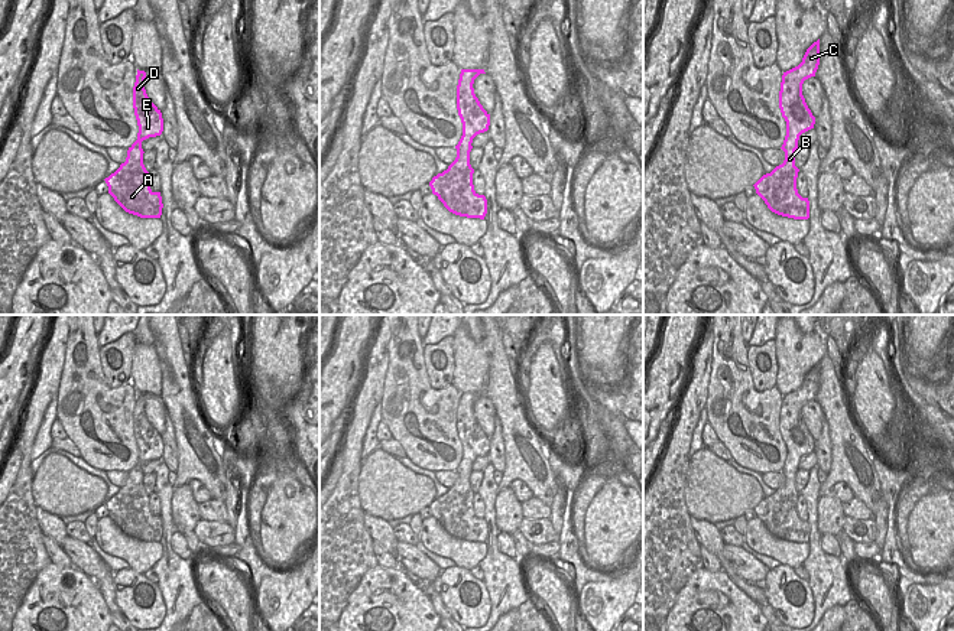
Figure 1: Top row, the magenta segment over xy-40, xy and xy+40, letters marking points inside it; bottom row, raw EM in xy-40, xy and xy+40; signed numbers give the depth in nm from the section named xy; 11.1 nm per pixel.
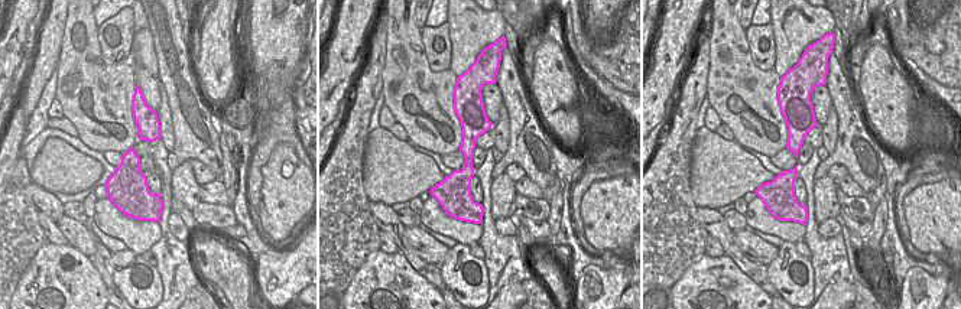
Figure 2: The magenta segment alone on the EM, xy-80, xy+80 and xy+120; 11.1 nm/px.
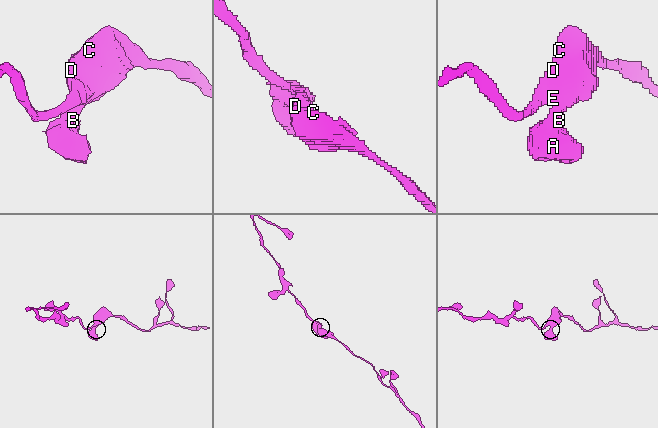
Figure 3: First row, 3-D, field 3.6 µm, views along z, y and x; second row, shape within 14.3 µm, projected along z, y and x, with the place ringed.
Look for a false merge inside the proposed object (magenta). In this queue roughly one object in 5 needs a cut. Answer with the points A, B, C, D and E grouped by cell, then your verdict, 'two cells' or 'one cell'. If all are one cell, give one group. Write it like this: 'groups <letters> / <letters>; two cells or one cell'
groups A B C D E; one cell

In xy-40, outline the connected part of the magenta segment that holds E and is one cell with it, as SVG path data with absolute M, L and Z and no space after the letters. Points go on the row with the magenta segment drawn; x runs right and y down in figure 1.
M137 69L133 87L133 108L139 126L137 140L129 147L126 162L106 178L108 193L129 214L140 218L160 218L162 196L149 185L149 172L143 165L142 142L160 136L163 118L160 110L149 100L145 90L146 72Z

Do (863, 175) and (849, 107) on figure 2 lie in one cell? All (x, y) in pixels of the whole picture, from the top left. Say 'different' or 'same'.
same

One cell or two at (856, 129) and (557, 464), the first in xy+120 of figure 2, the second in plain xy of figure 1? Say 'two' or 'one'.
two

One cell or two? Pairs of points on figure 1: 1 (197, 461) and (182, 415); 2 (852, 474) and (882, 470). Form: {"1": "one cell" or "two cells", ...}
{"1": "one cell", "2": "two cells"}

